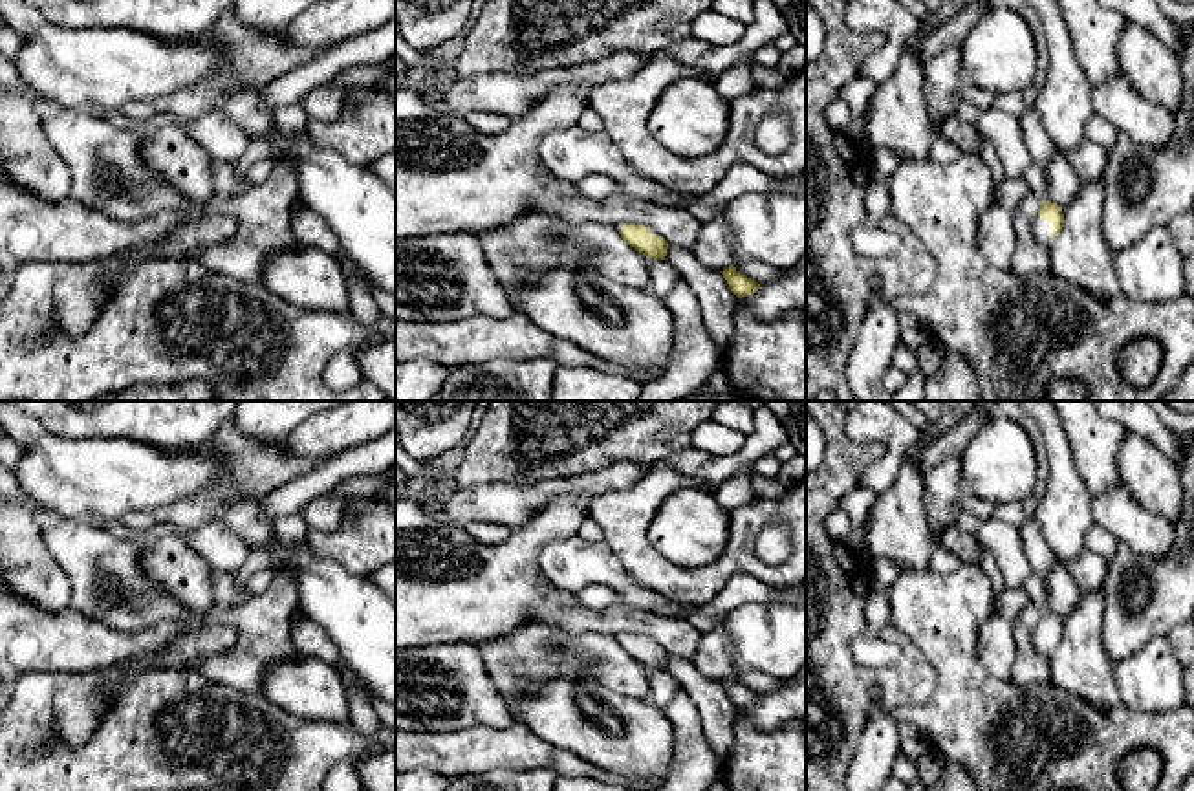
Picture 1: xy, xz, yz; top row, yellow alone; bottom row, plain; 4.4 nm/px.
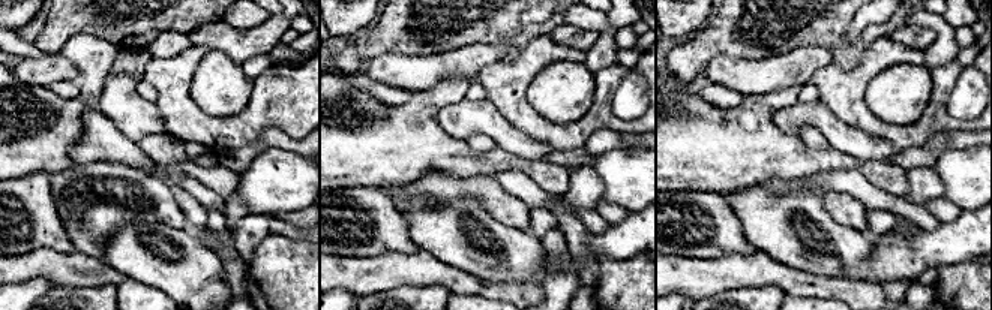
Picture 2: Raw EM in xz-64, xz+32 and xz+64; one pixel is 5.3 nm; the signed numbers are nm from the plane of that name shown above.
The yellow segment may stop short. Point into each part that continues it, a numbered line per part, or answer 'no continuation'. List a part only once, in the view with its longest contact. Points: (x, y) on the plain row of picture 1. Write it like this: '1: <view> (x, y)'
1: yz (1042, 641)

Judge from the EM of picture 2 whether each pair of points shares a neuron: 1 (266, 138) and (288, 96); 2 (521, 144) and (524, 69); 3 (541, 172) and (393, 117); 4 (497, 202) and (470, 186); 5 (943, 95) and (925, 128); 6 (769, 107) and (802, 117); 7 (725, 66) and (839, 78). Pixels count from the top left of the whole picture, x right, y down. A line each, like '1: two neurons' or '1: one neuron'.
1: two neurons
2: two neurons
3: one neuron
4: one neuron
5: one neuron
6: two neurons
7: two neurons

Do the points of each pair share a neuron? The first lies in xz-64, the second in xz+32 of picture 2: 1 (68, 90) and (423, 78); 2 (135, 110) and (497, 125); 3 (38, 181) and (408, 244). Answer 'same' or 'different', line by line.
1: different
2: same
3: same

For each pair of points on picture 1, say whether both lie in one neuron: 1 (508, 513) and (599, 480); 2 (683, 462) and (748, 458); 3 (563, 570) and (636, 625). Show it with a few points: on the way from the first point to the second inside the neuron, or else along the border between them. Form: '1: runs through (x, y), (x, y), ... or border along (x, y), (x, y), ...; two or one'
1: runs through (530, 500), (555, 487), (577, 484); one
2: runs through (700, 467), (726, 467), (731, 464); one
3: border along (623, 603), (652, 612); two

